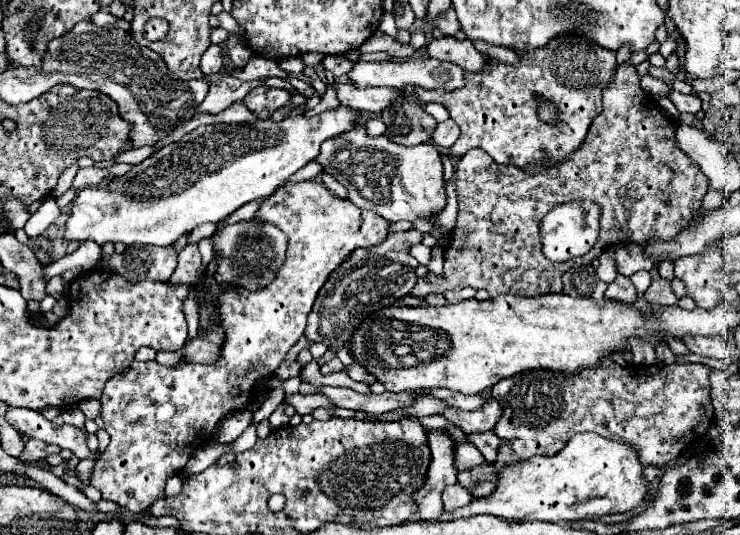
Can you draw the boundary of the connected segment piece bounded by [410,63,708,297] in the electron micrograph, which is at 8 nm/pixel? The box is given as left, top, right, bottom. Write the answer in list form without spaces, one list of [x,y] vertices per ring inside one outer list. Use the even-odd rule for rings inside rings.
[[[630,63],[618,65],[618,71],[612,83],[604,89],[604,109],[592,121],[586,139],[558,165],[546,165],[538,173],[530,173],[520,167],[496,165],[490,155],[482,149],[470,149],[460,161],[456,169],[456,185],[458,185],[458,221],[452,231],[452,245],[444,253],[444,277],[428,273],[420,277],[410,295],[426,297],[428,293],[444,293],[448,289],[486,289],[490,297],[500,293],[514,293],[518,297],[536,297],[542,293],[560,293],[562,291],[562,275],[574,267],[574,263],[592,263],[594,257],[600,257],[602,251],[616,243],[646,243],[646,239],[674,239],[686,223],[690,223],[692,215],[702,207],[702,197],[708,191],[708,179],[692,163],[688,155],[684,155],[674,145],[674,125],[662,115],[658,103],[650,99],[640,89],[640,77],[636,67]],[[572,199],[594,199],[602,207],[600,219],[600,237],[594,249],[582,259],[552,263],[542,255],[542,245],[538,237],[538,227],[542,217],[554,209],[556,205],[568,203]]]

